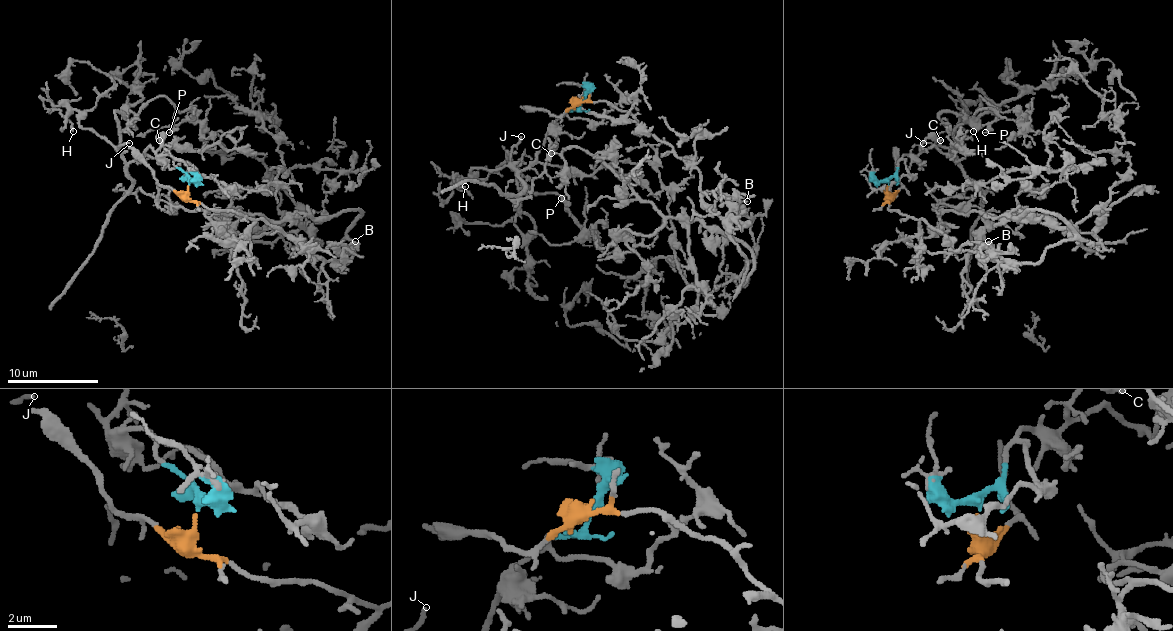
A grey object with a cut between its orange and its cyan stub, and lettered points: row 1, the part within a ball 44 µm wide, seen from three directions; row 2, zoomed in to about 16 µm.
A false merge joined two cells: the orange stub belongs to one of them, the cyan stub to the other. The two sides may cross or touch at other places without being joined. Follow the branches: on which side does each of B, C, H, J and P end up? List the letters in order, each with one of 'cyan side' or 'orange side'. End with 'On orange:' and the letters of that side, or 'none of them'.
B: orange side
C: cyan side
H: cyan side
J: cyan side
P: cyan side
On orange: B

